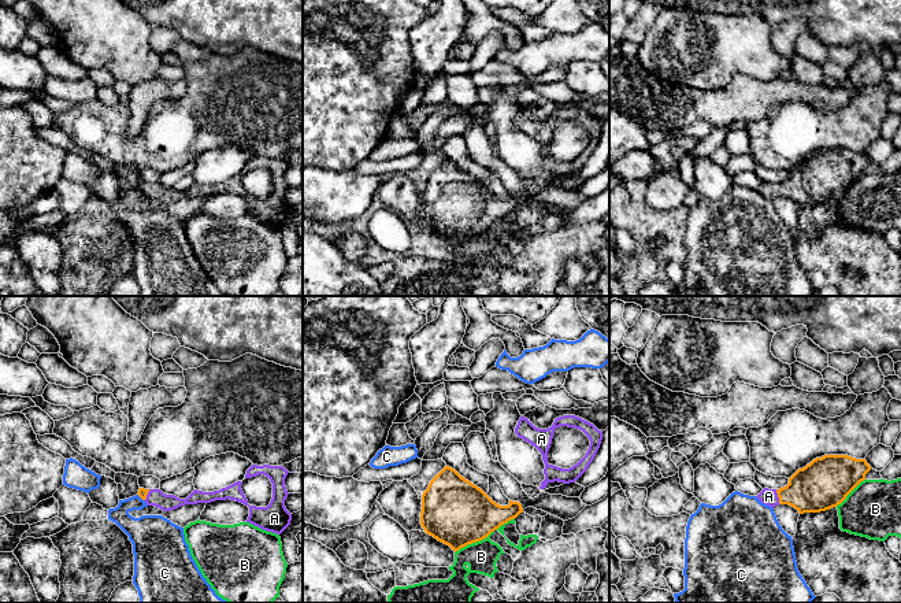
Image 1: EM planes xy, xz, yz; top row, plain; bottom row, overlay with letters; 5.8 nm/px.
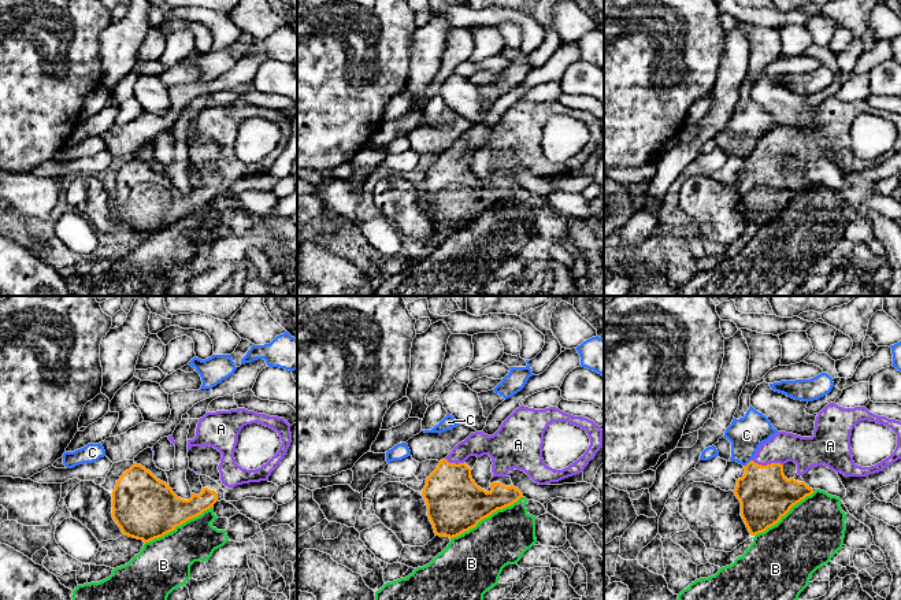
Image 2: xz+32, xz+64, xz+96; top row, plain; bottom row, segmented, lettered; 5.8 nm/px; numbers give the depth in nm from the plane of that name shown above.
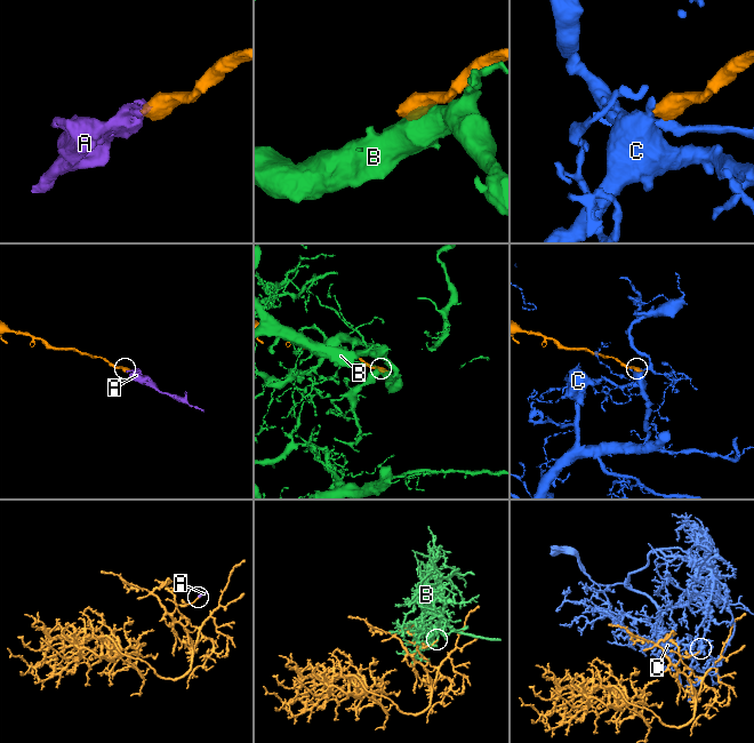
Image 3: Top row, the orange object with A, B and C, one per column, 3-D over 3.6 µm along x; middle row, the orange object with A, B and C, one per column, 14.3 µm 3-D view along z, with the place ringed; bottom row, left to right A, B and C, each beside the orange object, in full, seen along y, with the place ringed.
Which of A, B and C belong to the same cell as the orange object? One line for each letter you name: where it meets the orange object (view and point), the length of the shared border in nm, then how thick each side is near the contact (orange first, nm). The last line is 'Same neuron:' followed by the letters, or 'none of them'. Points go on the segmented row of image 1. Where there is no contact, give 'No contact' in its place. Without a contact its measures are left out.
A: Touches orange at yz (778, 496). Shared border 80 nm. Thickness 280 nm (orange) against 100 nm
Same neuron: A

